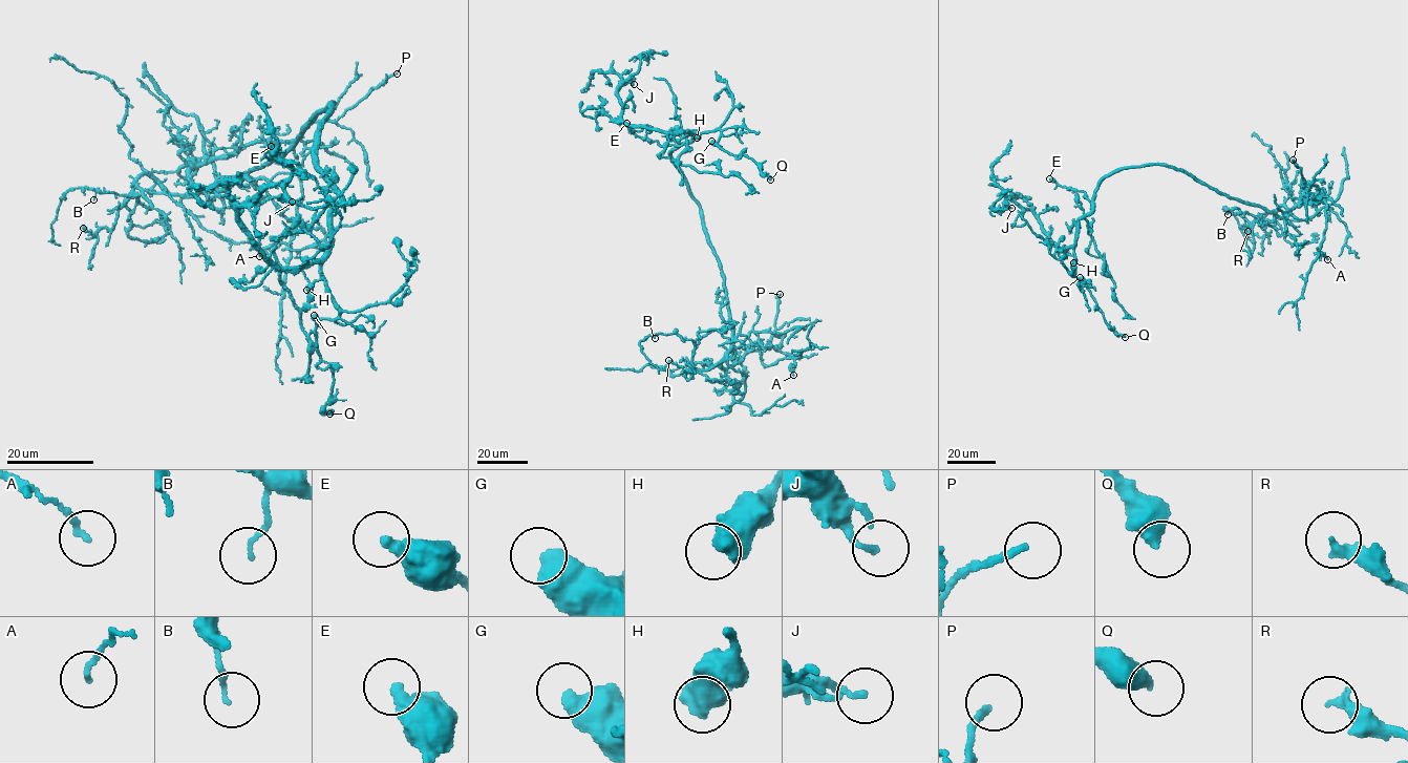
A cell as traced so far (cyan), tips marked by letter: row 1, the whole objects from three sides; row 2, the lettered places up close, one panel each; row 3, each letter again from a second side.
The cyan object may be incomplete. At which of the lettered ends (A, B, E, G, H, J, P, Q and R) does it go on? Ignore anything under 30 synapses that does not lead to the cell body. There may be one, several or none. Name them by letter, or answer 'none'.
none

